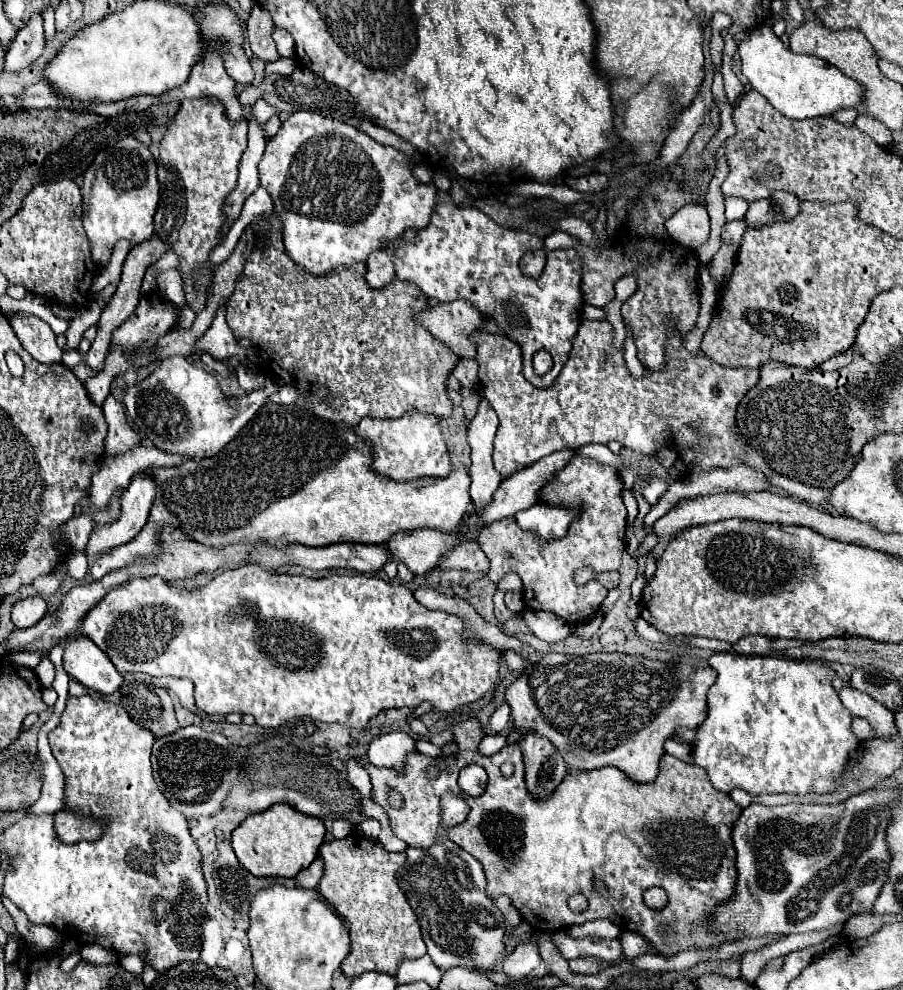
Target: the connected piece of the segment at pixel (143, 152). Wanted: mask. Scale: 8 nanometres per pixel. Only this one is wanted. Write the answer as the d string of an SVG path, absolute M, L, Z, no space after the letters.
M133 136L119 140L113 148L103 150L95 156L93 164L85 172L81 194L83 228L87 232L95 264L107 266L111 260L113 246L119 240L141 244L153 236L153 214L159 202L157 162L149 148L137 142Z

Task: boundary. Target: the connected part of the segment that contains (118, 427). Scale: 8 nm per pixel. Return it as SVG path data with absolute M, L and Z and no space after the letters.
M107 396L103 404L103 414L107 422L107 438L105 438L105 456L123 456L141 444L141 436L129 426L125 408L113 396Z

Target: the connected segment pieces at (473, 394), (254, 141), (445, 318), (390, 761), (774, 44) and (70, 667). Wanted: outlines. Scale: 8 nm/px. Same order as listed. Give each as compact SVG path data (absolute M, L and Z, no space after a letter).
M463 388L463 412L465 418L471 418L477 412L479 406L479 394L473 388Z
M253 116L247 118L249 122L249 144L247 150L243 152L243 158L239 162L239 182L237 188L229 194L225 214L227 214L227 224L231 224L243 208L243 202L259 188L259 162L263 158L265 150L265 132L259 122L255 122Z
M455 300L449 304L435 304L427 310L413 314L413 320L427 328L439 342L443 342L455 356L475 358L475 346L469 334L479 328L483 316L465 300Z
M389 732L373 738L369 744L367 760L379 768L403 770L407 764L407 754L415 752L415 740L405 732Z
M771 28L753 30L751 36L737 48L741 56L741 72L767 102L779 110L783 116L793 120L831 116L841 108L861 108L863 104L863 86L835 66L819 60L817 56L793 54L785 44L771 32Z
M83 636L69 640L63 654L63 666L69 676L99 694L113 694L123 684L123 676L109 658Z

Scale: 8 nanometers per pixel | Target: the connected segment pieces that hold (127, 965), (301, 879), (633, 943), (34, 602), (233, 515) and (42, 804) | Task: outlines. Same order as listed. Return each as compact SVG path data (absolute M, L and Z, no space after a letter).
M137 954L119 956L119 964L121 964L127 972L133 972L133 974L141 974L141 970L143 970L143 960L141 960Z
M315 858L313 862L311 862L311 866L307 866L305 870L301 870L297 876L295 876L295 880L297 880L297 886L299 888L317 888L317 884L319 884L319 880L321 880L321 874L323 874L323 862L321 862L321 858Z
M625 932L621 936L621 946L623 946L623 954L627 960L635 960L641 954L659 954L657 948L653 948L653 944L649 944L641 934L637 932Z
M29 596L29 598L21 598L13 604L11 610L11 622L15 624L15 628L31 628L35 626L47 612L47 604L41 596Z
M269 402L219 454L211 458L187 460L175 468L153 468L153 476L157 482L157 498L151 508L149 522L135 540L117 546L107 554L101 554L93 562L91 574L95 580L99 580L109 572L133 566L141 558L155 560L163 552L161 532L165 526L173 526L185 532L187 538L211 546L215 550L237 542L271 544L275 548L291 544L321 548L339 542L385 544L397 532L413 532L421 528L451 532L463 526L463 516L471 508L471 478L467 470L451 470L447 478L393 482L371 474L369 464L369 444L365 444L343 424L323 420L307 408Z
M39 736L37 742L37 756L41 760L41 796L39 800L29 808L29 816L33 814L55 814L59 810L65 808L65 800L63 800L63 772L57 764L57 760L53 758L47 738Z

